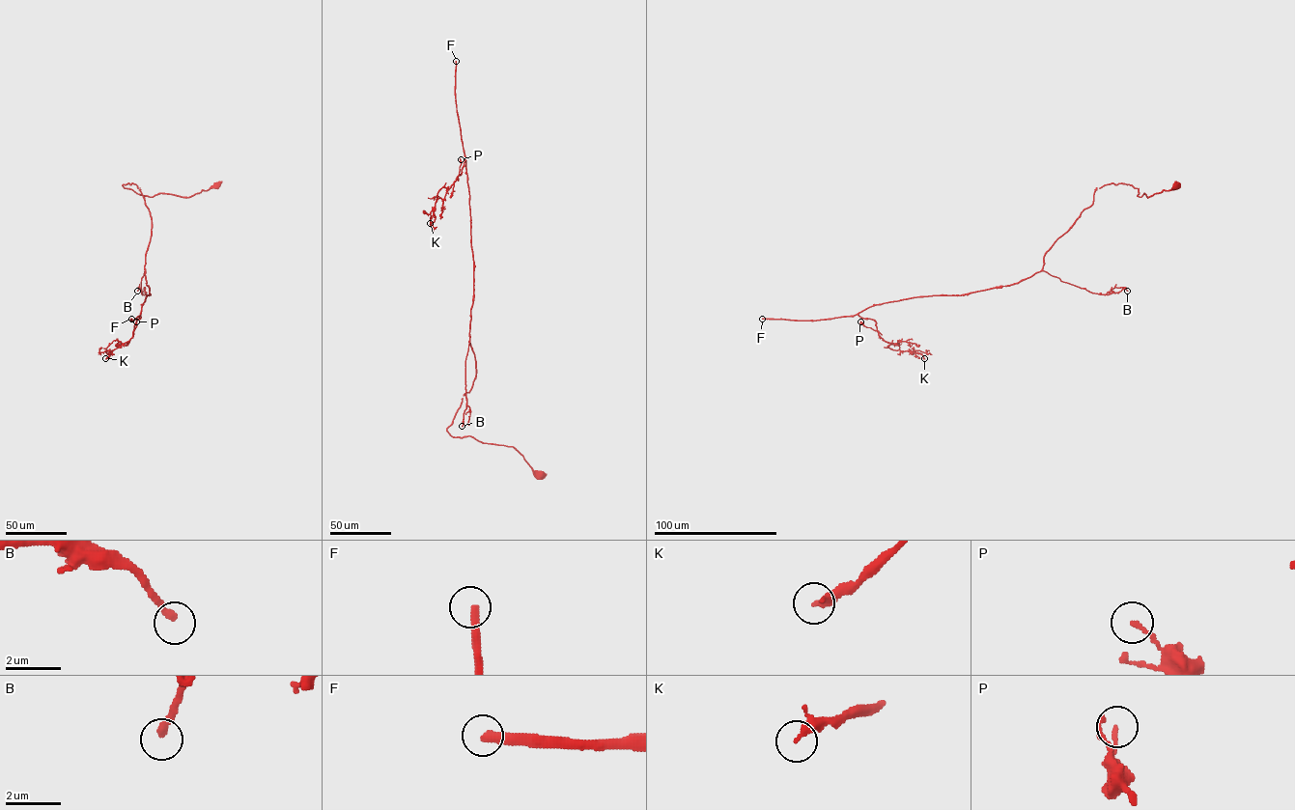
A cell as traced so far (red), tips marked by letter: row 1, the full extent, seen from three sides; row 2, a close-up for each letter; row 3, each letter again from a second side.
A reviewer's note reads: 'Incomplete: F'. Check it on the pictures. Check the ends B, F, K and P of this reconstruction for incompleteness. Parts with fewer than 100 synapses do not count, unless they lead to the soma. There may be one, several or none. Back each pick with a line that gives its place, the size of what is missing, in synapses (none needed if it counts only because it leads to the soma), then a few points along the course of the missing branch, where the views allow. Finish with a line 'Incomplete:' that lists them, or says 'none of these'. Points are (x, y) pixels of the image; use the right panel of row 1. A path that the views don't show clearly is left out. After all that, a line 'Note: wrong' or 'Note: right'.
F: Place: (762, 319). Roughly 900 synapses
Incomplete: F
Note: right

